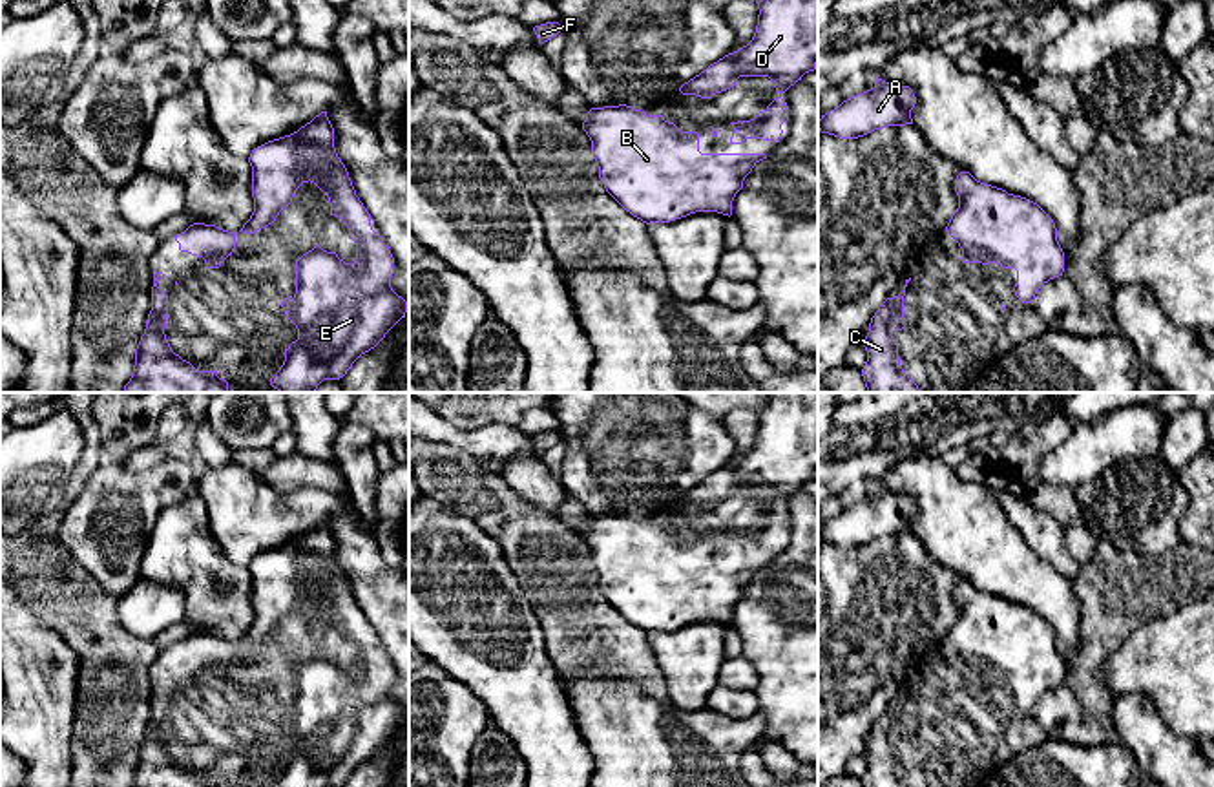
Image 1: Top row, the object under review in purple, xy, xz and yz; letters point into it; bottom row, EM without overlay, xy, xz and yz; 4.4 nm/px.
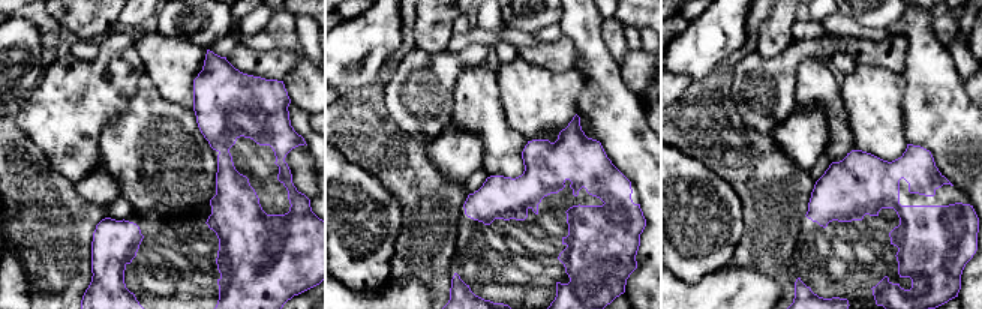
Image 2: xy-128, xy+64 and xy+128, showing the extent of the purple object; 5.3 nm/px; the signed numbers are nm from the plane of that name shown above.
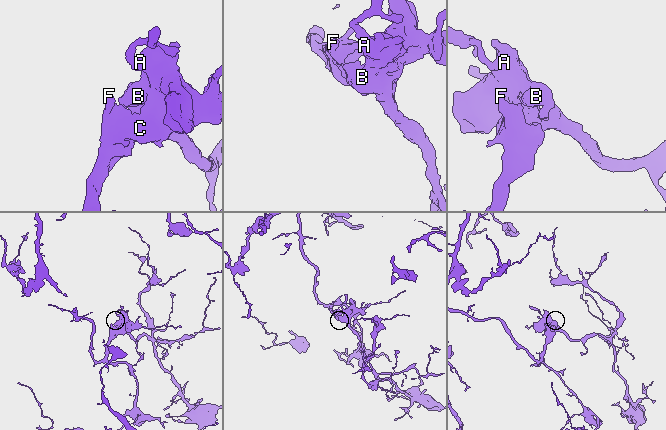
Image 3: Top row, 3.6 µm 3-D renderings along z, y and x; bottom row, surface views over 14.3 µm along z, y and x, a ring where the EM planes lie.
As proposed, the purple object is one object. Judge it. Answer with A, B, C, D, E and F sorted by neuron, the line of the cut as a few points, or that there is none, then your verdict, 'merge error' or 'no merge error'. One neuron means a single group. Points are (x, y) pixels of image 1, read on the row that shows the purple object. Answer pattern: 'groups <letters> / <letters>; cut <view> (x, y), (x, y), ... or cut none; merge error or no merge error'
groups A B C D E F; cut none; no merge error

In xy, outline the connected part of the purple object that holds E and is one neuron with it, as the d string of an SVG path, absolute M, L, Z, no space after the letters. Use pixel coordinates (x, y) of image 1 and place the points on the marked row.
M327 111L316 115L298 131L268 141L252 150L254 212L239 232L256 234L272 225L292 203L303 183L314 183L330 203L330 215L340 217L356 243L356 259L345 263L336 252L319 245L296 261L296 294L281 301L285 316L298 329L298 340L285 349L285 362L270 378L279 393L314 393L323 380L340 380L352 363L374 349L407 312L407 301L391 287L394 257L380 232L371 226L371 214L356 195L349 172L334 148L334 128Z

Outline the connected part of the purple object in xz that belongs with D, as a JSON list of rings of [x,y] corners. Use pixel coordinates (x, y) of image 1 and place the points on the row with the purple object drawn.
[[[759,0],[752,40],[710,64],[685,82],[679,91],[710,99],[736,86],[739,77],[769,77],[780,93],[750,121],[730,122],[730,144],[745,139],[780,141],[789,106],[781,97],[818,64],[818,0]]]

